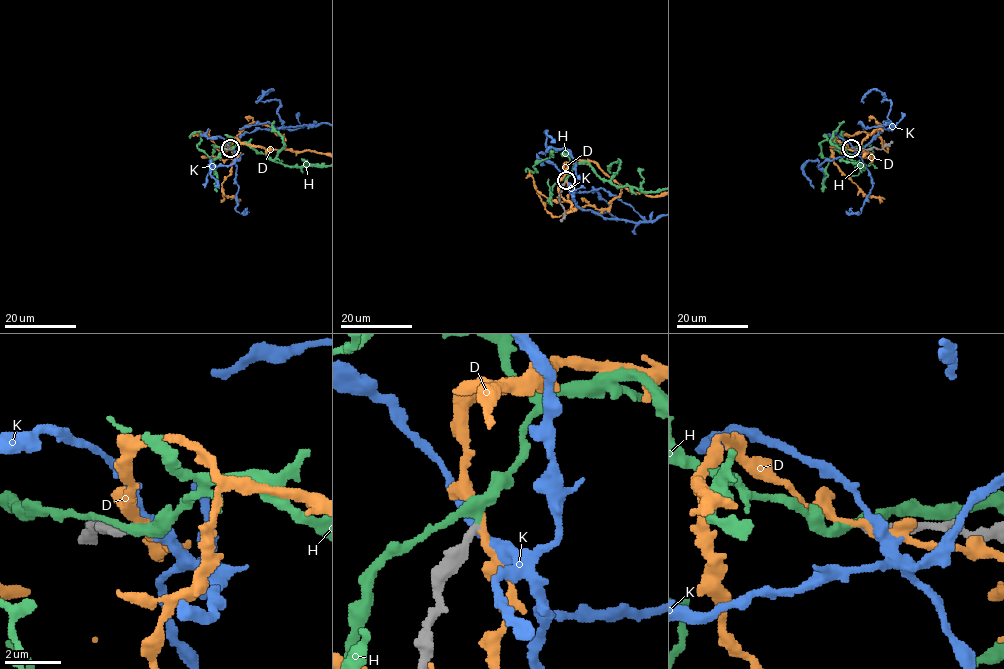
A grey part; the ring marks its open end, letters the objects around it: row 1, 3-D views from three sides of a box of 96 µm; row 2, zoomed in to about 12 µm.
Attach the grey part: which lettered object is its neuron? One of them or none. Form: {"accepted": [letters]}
{"accepted": ["H"]}

